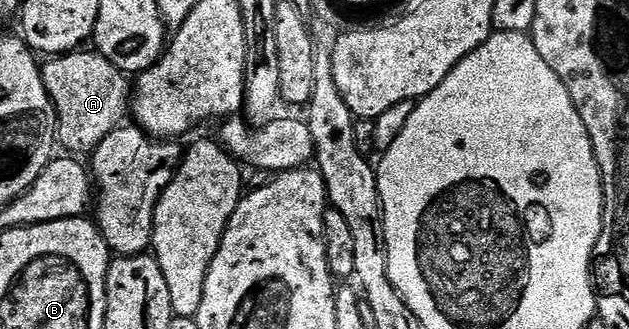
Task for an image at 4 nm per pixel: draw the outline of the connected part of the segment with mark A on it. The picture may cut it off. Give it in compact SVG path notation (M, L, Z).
M97 51L86 52L54 55L47 60L50 61L47 65L41 66L42 82L54 105L56 141L70 155L93 154L96 146L123 124L122 116L125 113L127 116L132 101L132 85L127 74L108 63Z

